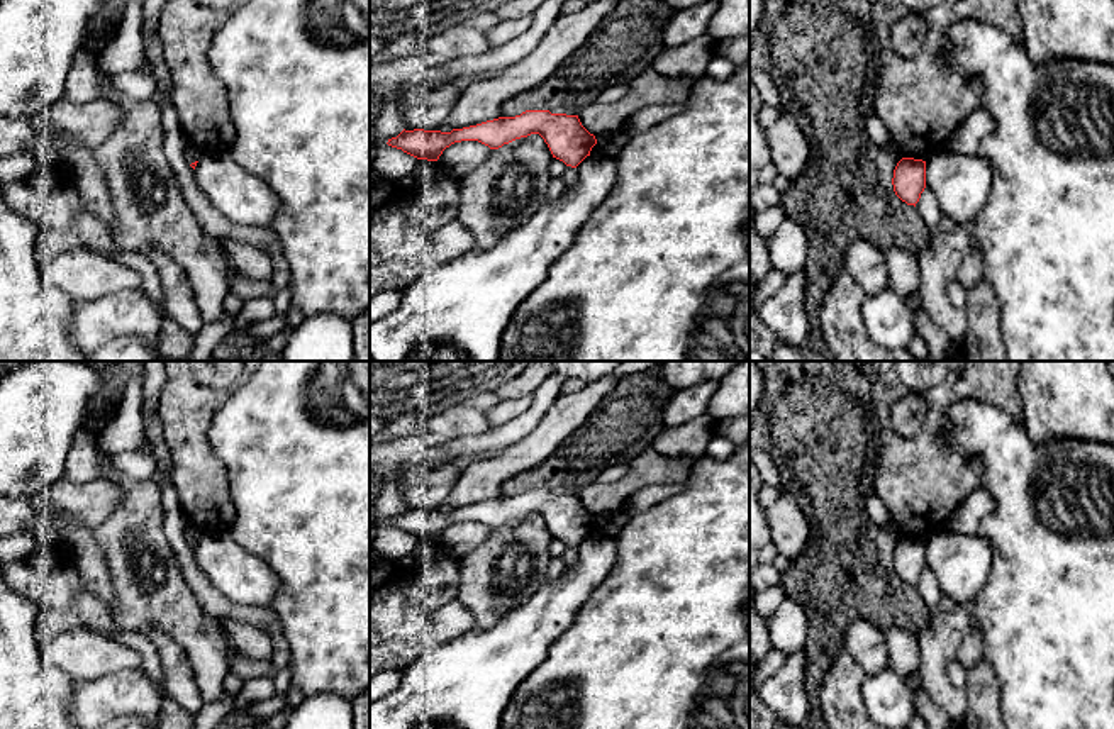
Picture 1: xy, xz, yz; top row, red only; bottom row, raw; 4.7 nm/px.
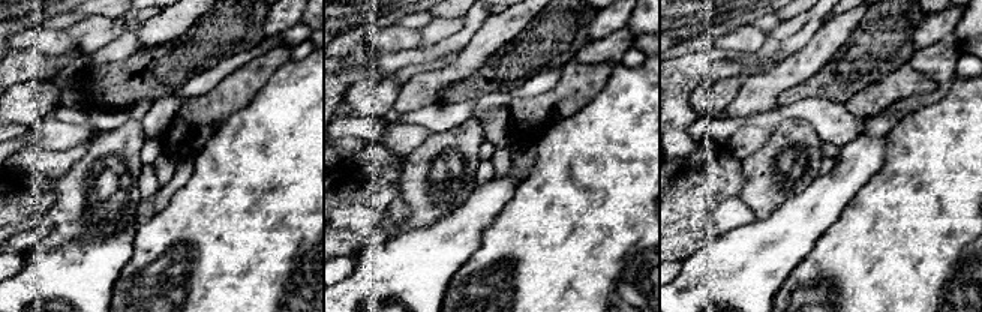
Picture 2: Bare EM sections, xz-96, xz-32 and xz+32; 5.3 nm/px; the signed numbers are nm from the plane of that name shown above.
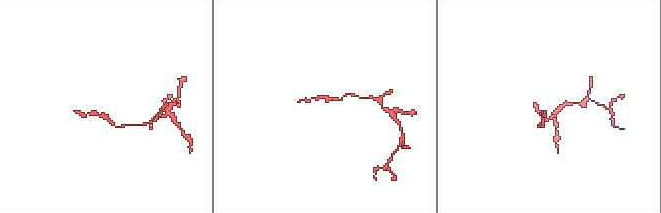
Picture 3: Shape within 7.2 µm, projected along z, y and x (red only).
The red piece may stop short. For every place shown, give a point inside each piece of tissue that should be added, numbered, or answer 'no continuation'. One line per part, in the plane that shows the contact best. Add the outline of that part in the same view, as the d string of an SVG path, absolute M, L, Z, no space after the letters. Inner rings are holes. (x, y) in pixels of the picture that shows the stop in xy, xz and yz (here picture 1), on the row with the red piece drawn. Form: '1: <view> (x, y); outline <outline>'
no continuation

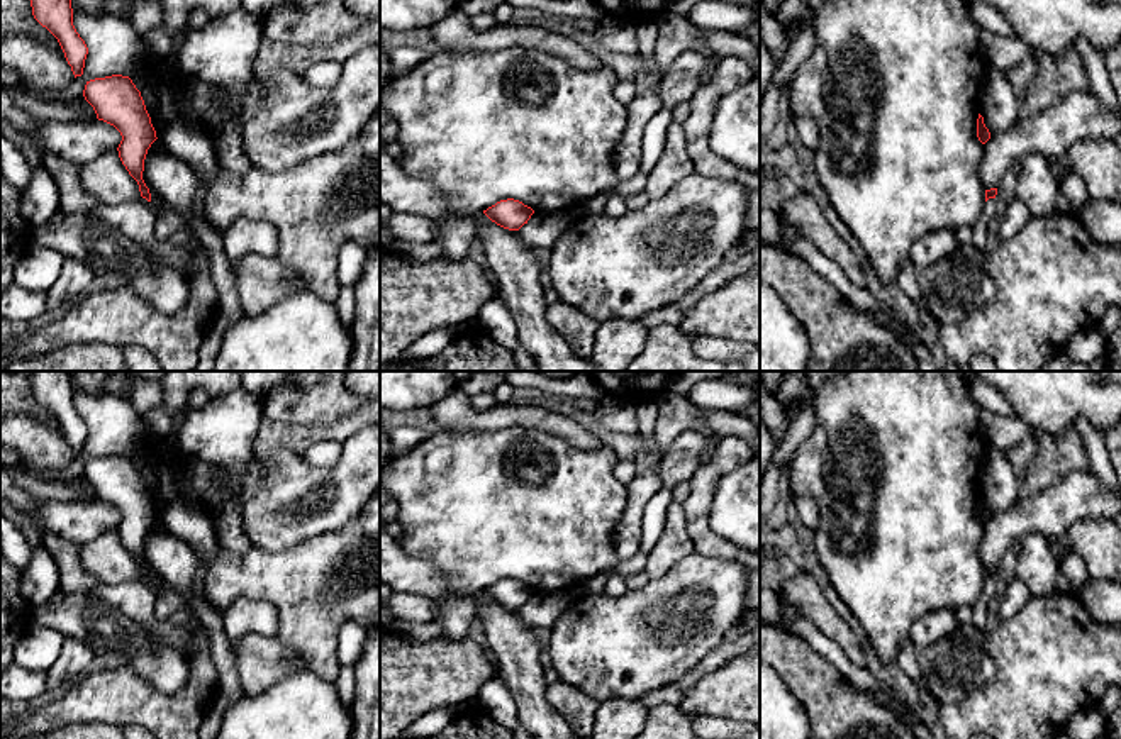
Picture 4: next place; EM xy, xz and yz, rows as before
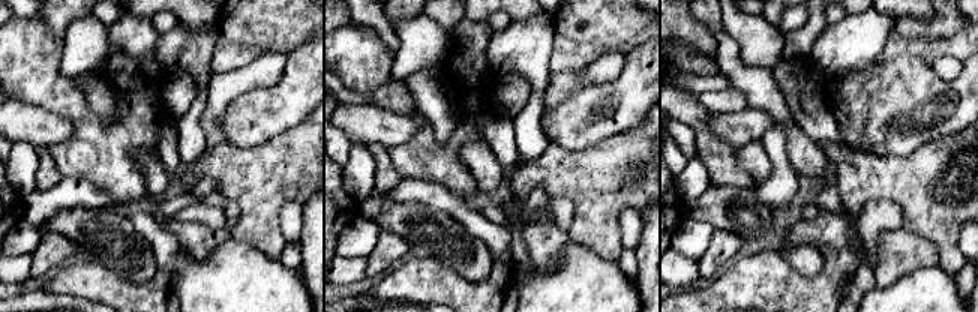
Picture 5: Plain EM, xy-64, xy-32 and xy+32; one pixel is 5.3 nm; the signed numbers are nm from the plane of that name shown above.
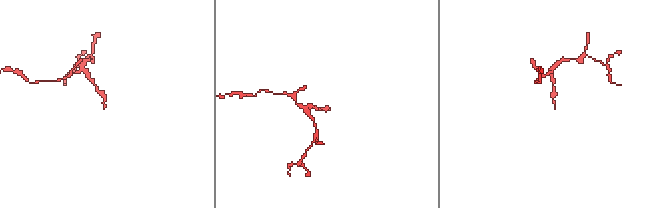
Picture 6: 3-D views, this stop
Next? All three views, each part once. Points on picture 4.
1: yz (979, 231); outline M994 198L985 202L987 210L979 217L977 224L972 227L972 242L985 253L987 249L987 225L990 222Z

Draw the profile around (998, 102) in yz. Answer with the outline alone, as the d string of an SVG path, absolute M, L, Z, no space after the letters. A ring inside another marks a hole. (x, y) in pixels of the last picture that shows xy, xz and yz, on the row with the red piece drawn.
M985 68L979 88L979 114L990 136L1009 131L1019 122L1019 97L1004 69Z

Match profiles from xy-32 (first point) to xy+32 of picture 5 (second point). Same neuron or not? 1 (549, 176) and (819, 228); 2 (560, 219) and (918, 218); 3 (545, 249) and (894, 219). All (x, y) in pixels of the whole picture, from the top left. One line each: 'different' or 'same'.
1: same
2: different
3: different

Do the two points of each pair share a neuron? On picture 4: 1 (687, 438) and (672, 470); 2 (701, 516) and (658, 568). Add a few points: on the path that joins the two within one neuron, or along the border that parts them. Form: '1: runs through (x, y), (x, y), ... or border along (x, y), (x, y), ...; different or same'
1: runs through (687, 446), (687, 455), (680, 461); same
2: border along (682, 504), (685, 529), (694, 551); different

